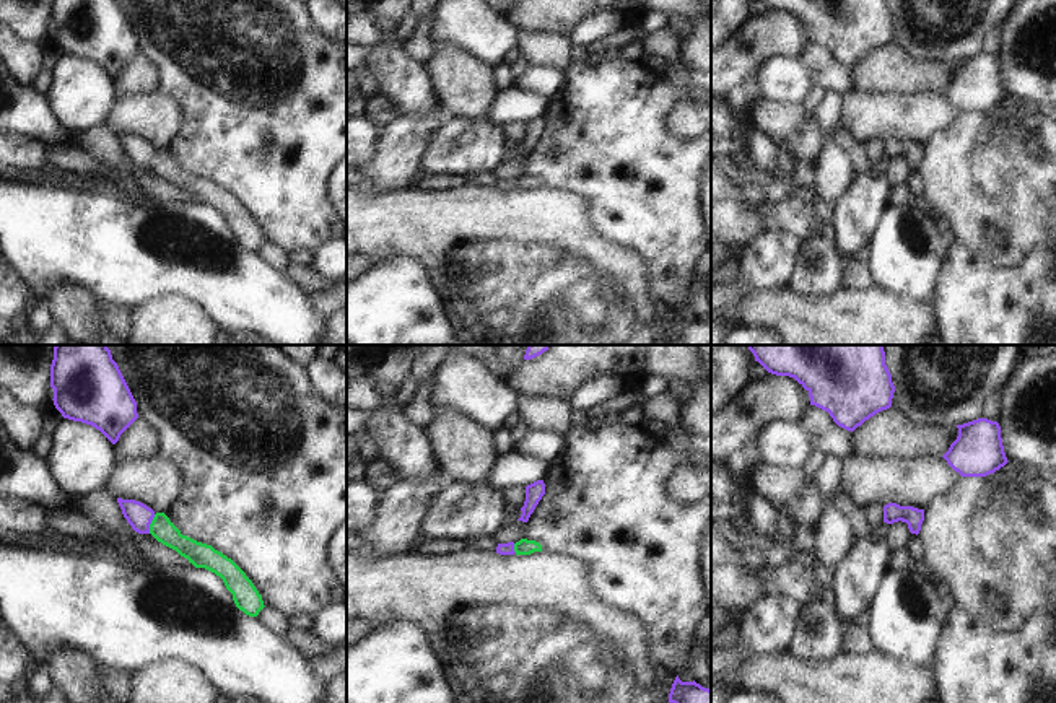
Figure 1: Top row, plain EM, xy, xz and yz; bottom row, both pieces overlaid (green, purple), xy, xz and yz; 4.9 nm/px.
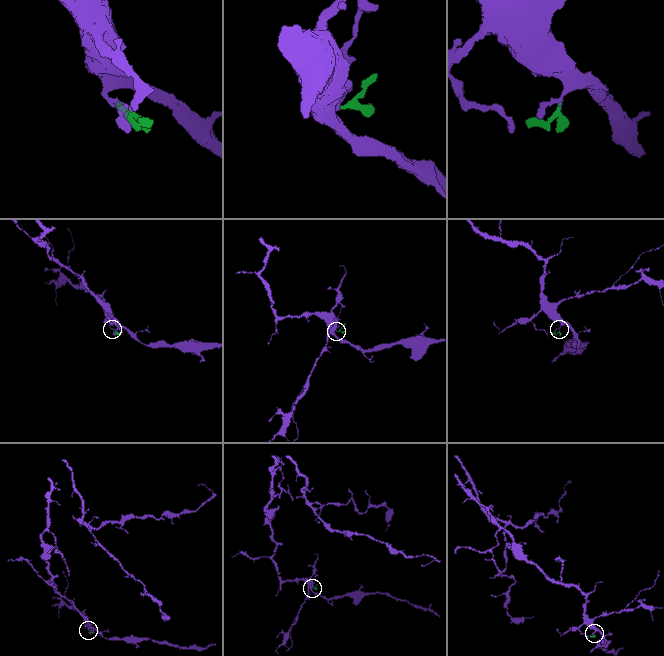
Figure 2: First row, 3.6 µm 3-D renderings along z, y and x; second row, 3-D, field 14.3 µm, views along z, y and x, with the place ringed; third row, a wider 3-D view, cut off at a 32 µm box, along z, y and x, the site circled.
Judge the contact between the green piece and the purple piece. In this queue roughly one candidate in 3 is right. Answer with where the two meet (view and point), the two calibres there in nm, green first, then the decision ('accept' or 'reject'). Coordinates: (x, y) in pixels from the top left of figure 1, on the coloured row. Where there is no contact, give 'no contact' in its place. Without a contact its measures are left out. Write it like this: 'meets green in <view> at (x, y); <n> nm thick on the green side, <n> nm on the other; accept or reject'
meets green in xy at (150, 524); 110 nm thick on the green side, 120 nm on the other; accept

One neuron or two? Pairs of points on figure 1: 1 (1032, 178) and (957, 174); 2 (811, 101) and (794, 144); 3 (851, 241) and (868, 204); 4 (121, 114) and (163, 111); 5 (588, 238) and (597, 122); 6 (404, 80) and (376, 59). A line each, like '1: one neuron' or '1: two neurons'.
1: one neuron
2: two neurons
3: one neuron
4: one neuron
5: two neurons
6: one neuron

